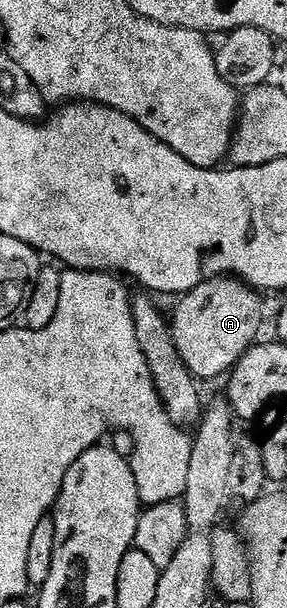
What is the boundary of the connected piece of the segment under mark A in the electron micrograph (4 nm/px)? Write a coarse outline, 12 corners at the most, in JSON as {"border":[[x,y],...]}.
{"border":[[212,277],[171,313],[173,342],[202,382],[258,340],[262,294]]}

